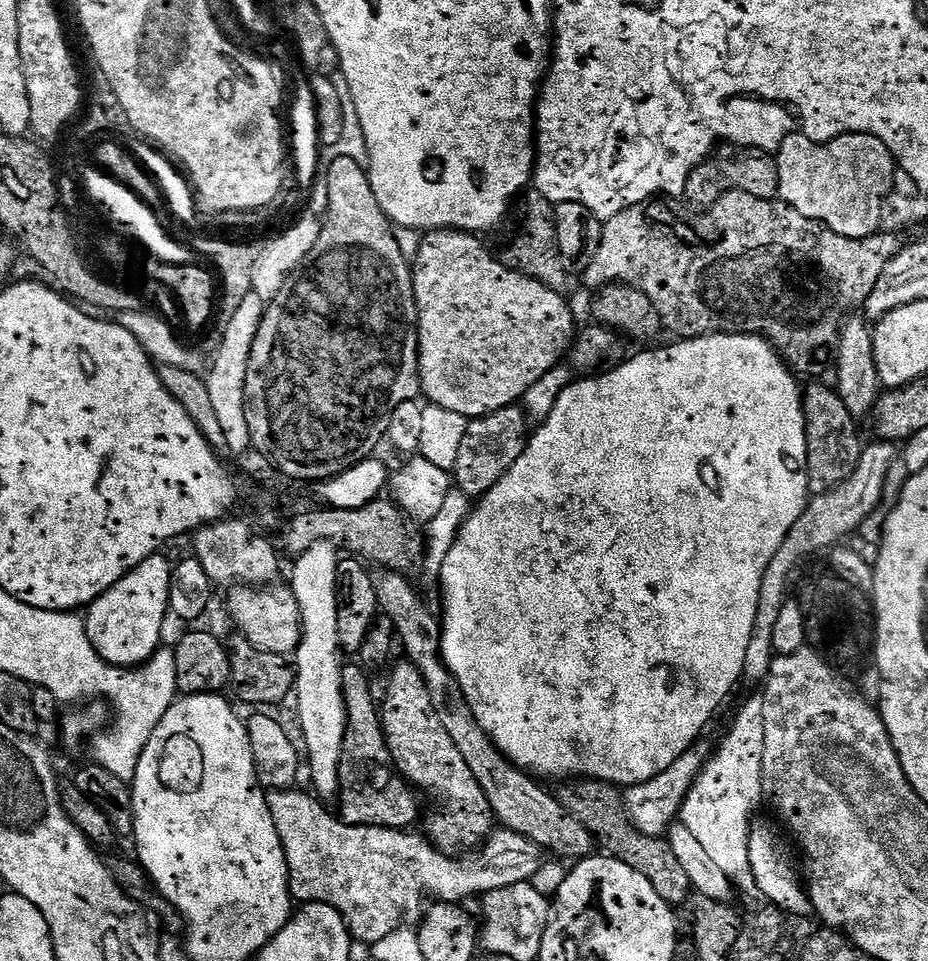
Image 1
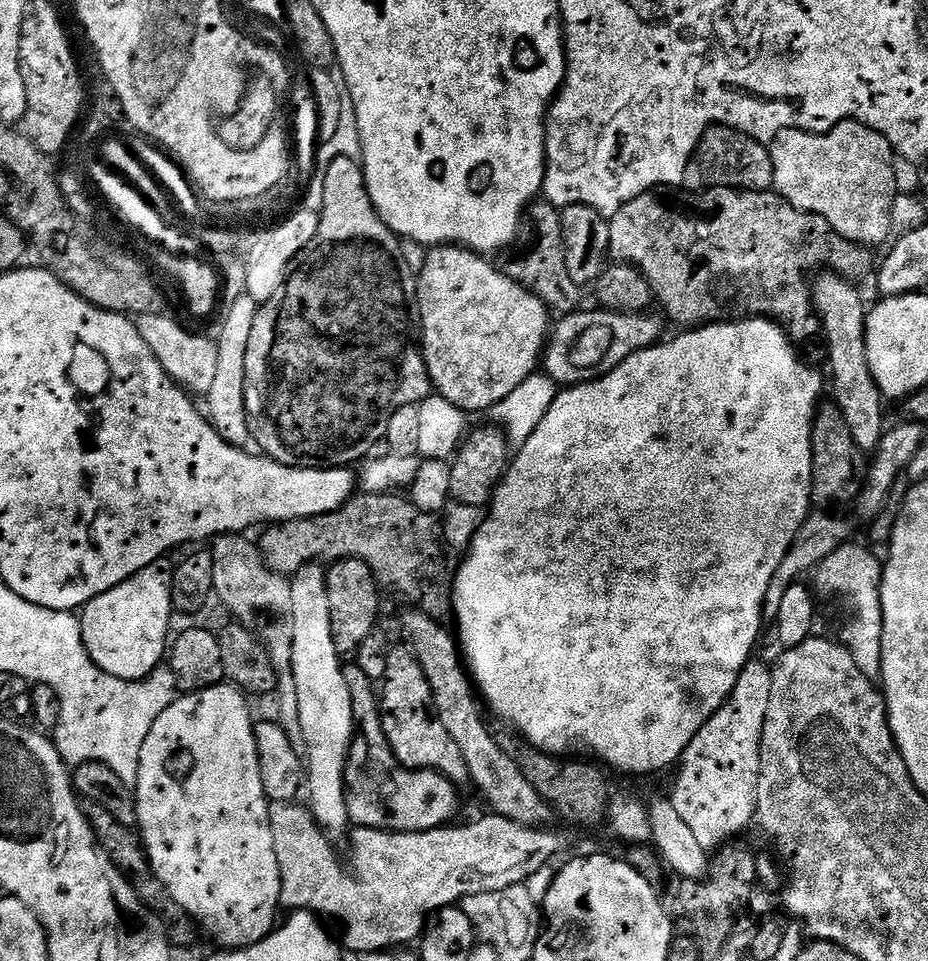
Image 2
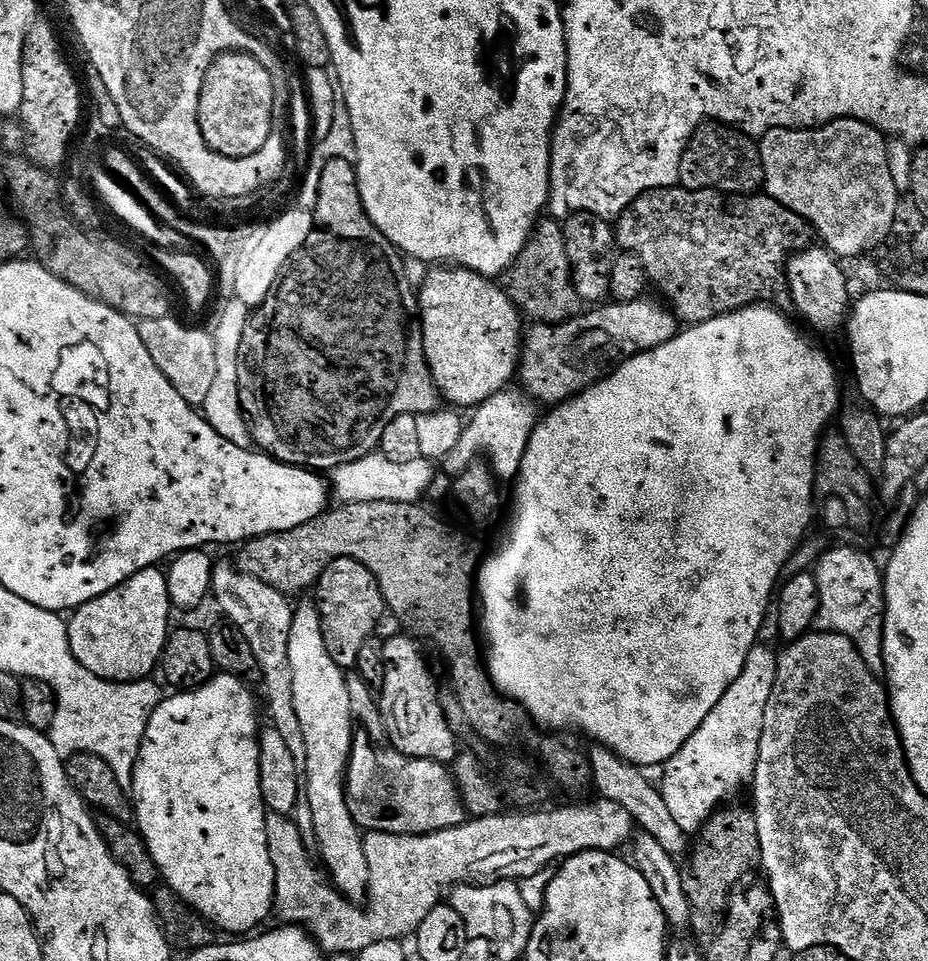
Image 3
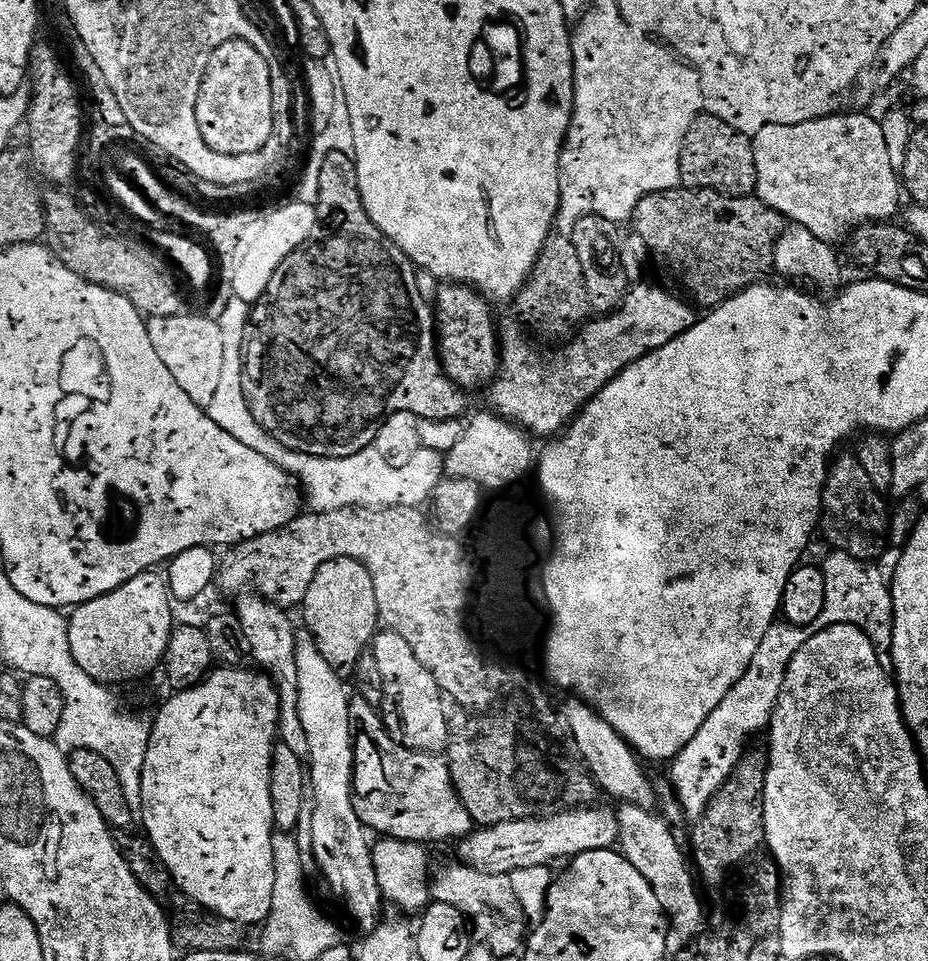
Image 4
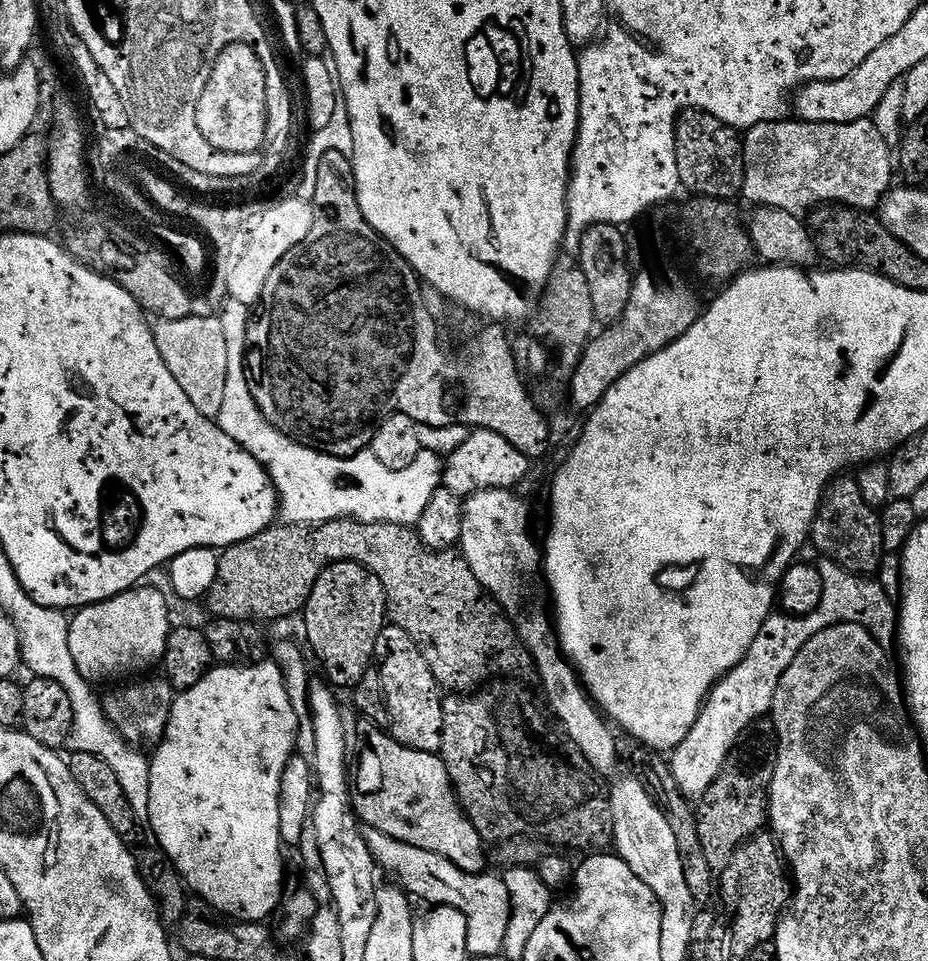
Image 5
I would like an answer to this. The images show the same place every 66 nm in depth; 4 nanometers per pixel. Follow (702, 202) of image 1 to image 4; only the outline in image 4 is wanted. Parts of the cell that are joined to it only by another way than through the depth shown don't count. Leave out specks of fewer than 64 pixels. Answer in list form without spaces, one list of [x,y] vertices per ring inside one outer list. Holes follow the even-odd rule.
[[[698,116],[684,139],[680,155],[680,182],[686,188],[709,188],[727,196],[751,196],[756,190],[756,167],[754,150],[749,137],[743,136],[717,116]]]

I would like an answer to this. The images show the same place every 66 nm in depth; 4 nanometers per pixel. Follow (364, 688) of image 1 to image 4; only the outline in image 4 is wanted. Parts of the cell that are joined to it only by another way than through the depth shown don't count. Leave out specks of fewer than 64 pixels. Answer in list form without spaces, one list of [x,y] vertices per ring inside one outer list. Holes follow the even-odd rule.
[[[359,694],[348,701],[350,718],[358,722],[354,732],[354,763],[352,765],[352,801],[360,823],[373,833],[390,840],[404,840],[408,844],[444,844],[447,840],[463,841],[472,835],[474,825],[466,806],[456,793],[448,761],[443,755],[430,752],[415,752],[396,743],[396,739],[384,725],[383,715],[366,702]]]

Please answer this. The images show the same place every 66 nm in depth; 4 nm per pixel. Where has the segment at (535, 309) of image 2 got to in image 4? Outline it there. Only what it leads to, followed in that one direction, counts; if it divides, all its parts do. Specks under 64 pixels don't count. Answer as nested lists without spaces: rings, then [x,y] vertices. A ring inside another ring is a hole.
[[[445,283],[436,296],[434,323],[440,365],[444,367],[444,373],[462,389],[471,390],[484,383],[487,385],[500,371],[502,345],[491,307],[493,305],[476,289],[462,284]]]

